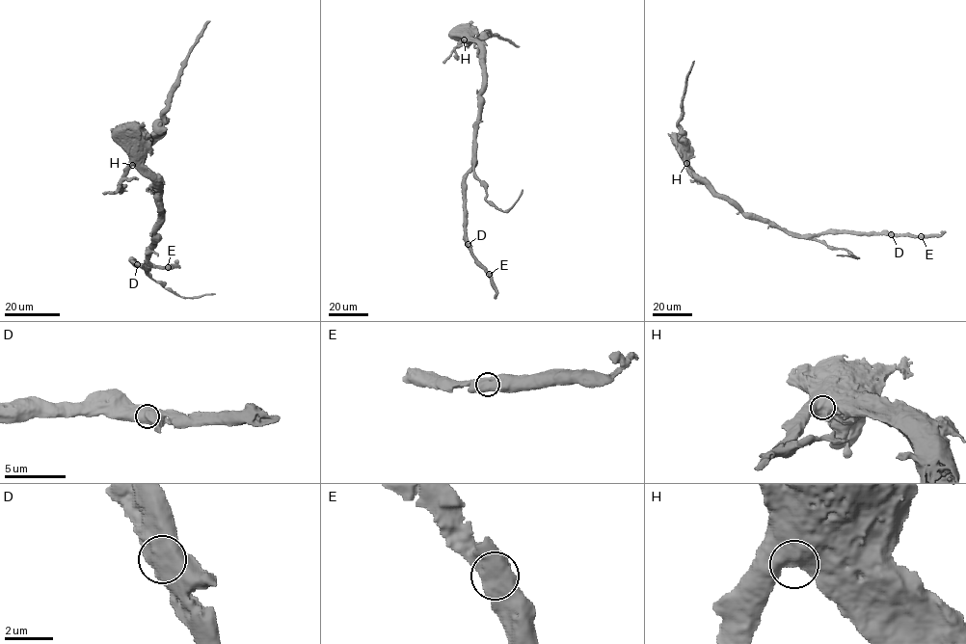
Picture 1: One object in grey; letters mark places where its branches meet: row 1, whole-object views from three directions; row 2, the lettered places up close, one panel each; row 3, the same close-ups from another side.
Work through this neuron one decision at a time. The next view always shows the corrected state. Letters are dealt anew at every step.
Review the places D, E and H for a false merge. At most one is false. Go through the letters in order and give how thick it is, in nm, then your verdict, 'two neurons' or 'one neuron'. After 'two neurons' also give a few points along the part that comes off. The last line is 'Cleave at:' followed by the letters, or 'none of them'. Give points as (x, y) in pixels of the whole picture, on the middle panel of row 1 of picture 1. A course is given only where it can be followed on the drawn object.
D: 850 nm thick; one neuron
E: 950 nm thick; one neuron
H: 800 nm thick; one neuron
Cleave at: none of them

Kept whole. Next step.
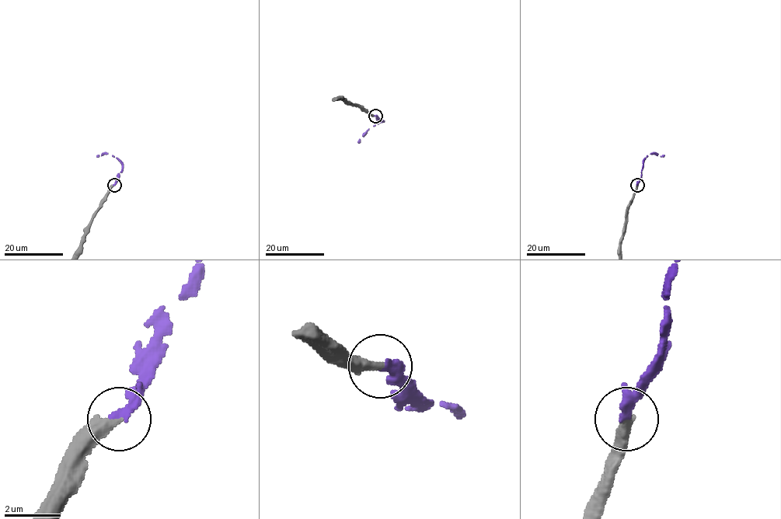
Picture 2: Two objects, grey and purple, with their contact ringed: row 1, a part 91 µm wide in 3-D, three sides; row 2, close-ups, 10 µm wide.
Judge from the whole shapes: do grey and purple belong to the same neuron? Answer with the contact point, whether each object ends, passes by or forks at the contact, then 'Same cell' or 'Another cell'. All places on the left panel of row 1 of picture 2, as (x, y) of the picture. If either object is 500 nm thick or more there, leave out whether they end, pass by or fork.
Place: (114, 185). At the ring grey ends. At the ring purple ends. Same cell

